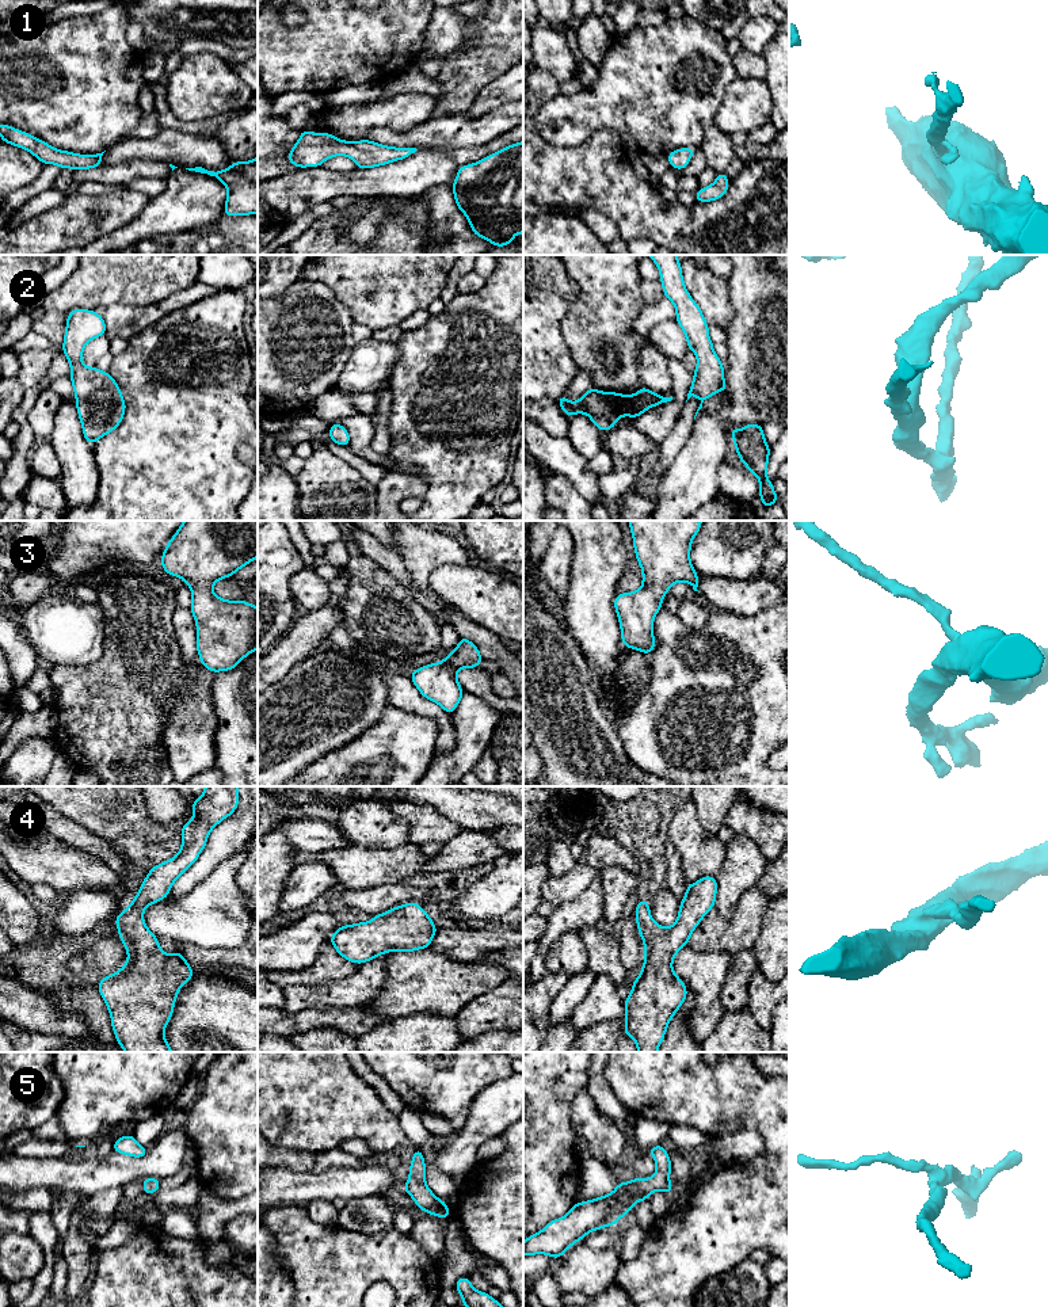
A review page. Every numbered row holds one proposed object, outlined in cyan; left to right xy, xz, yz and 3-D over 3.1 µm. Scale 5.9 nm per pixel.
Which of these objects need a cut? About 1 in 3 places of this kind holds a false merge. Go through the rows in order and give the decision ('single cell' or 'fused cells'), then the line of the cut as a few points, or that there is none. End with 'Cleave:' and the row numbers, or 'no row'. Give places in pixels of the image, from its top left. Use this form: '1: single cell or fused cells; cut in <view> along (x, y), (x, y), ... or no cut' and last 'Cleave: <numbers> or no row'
1: single cell; no cut
2: single cell; no cut
3: single cell; no cut
4: single cell; no cut
5: single cell; no cut
Cleave: no row

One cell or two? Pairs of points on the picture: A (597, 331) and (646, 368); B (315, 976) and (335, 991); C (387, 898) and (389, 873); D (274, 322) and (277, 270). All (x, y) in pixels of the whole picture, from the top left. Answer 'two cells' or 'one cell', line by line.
A: two cells
B: two cells
C: two cells
D: two cells

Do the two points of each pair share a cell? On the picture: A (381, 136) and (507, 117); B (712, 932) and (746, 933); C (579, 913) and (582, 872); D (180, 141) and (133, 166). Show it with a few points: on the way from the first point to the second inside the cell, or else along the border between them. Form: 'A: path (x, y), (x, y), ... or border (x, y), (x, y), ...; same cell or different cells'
A: path (412, 138), (434, 133), (476, 130); same cell
B: path (720, 933), (738, 933); same cell
C: border (597, 873), (572, 900), (555, 907); different cells
D: border (168, 163), (126, 159), (113, 166); different cells

